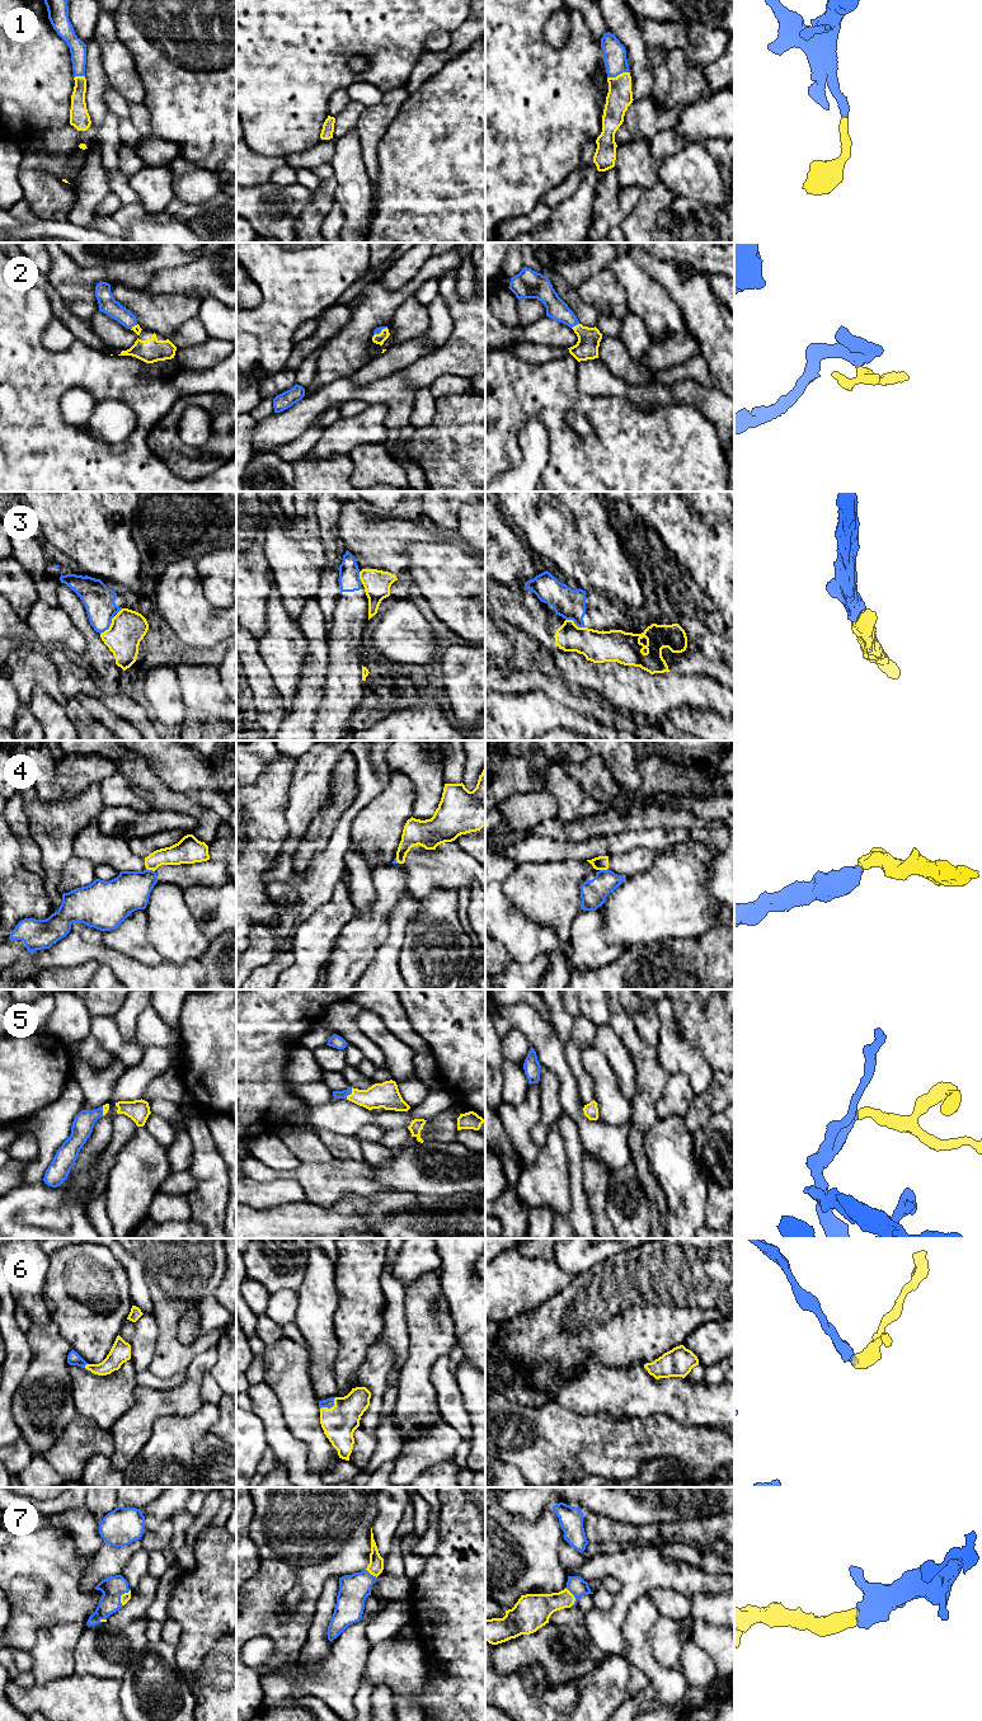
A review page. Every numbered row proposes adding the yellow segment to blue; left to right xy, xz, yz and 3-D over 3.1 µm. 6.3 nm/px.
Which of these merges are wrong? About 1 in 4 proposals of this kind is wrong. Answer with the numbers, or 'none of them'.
3, 4

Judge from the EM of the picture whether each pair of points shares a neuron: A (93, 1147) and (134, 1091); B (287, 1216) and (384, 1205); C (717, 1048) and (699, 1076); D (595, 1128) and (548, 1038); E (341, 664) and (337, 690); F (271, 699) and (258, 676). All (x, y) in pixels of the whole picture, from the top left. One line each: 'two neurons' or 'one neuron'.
A: one neuron
B: one neuron
C: two neurons
D: one neuron
E: one neuron
F: one neuron

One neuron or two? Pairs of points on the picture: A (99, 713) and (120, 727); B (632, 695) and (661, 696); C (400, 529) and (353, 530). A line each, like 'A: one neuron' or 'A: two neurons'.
A: one neuron
B: one neuron
C: one neuron

